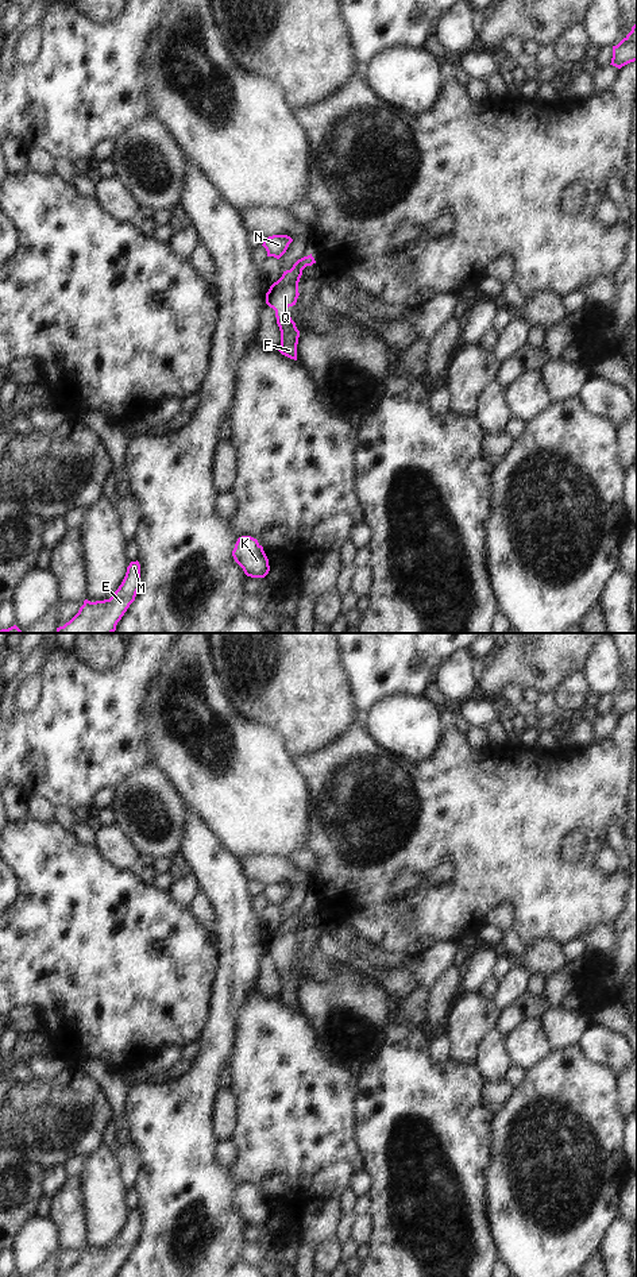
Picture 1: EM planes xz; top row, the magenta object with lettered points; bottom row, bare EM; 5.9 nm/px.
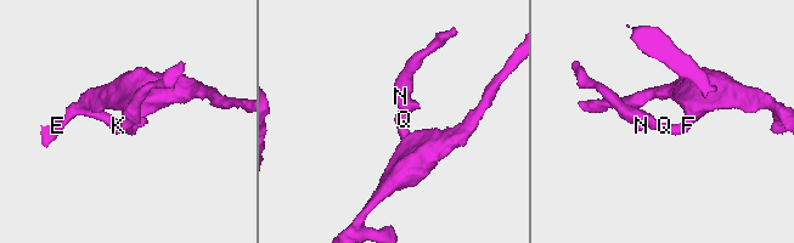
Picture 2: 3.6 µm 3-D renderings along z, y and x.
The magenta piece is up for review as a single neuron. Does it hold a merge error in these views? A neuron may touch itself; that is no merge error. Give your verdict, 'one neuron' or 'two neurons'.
two neurons

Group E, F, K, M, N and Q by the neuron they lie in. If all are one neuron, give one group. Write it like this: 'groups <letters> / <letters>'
groups E F K M Q / N

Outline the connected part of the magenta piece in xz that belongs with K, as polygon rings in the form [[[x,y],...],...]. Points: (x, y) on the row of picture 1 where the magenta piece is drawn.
[[[251,536],[238,539],[232,556],[247,576],[265,578],[270,571],[269,559],[263,547]]]

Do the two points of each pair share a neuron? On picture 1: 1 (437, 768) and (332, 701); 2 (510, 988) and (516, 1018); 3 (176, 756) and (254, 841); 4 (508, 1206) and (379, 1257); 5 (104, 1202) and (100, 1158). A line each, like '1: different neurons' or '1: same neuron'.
1: different neurons
2: different neurons
3: same neuron
4: different neurons
5: same neuron

